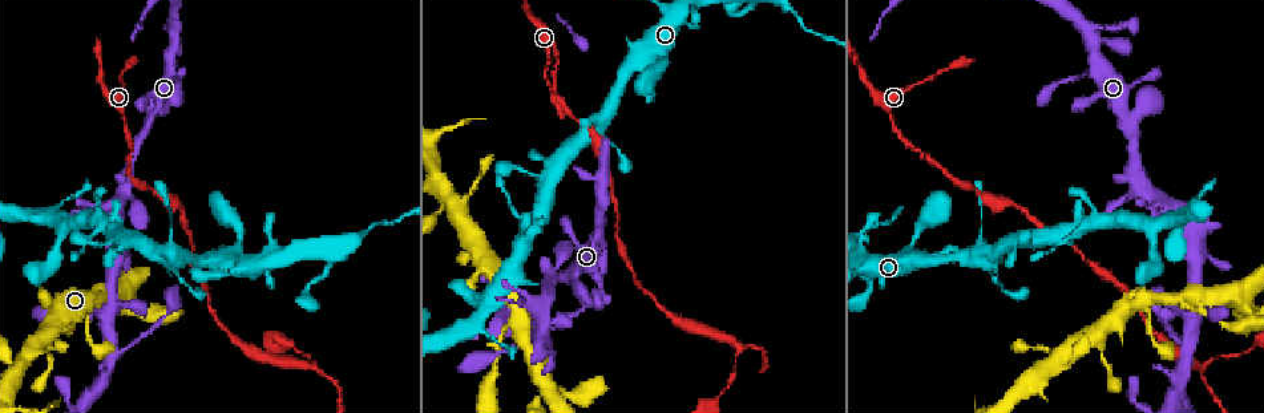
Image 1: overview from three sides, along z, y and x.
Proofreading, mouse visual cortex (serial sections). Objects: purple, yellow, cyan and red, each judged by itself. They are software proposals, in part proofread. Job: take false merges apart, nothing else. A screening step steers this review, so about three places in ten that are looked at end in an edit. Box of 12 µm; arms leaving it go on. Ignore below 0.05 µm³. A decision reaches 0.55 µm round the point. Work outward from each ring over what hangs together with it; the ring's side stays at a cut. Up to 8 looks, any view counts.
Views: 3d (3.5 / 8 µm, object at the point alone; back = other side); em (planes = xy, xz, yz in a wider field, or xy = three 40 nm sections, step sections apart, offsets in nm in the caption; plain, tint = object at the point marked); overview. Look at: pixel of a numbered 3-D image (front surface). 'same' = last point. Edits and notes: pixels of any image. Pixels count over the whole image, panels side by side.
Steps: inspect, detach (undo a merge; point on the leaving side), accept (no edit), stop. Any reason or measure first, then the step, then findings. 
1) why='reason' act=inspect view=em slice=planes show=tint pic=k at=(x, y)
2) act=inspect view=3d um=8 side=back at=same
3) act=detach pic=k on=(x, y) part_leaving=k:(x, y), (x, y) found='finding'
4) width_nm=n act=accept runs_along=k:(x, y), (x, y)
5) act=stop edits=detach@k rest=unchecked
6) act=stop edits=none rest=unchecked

why='thick turns thin' act=inspect view=3d um=3.5 side=back pic=1 at=(369, 231)

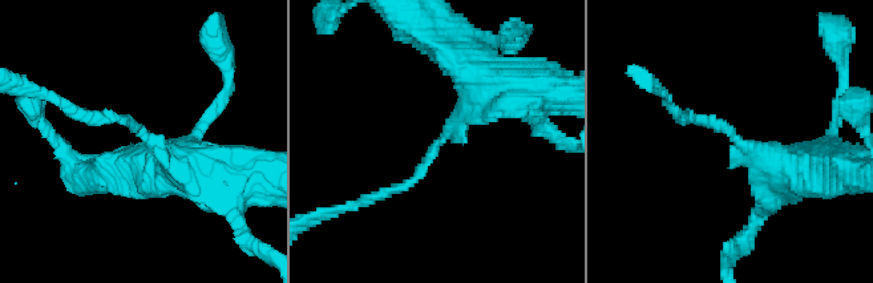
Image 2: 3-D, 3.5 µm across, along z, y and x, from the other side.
act=inspect view=em slice=xy step=1 show=tint pic=2 at=(140, 131)

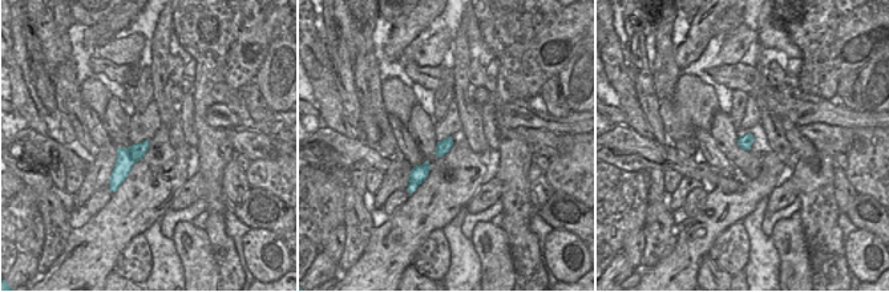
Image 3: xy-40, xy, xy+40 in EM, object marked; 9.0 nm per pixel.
arm_widths_nm=150,500 act=detach pic=2 on=(692, 118) found='a second cell is stuck on'

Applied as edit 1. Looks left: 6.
why='branch point' act=inspect view=3d um=3.5 pic=1 at=(314, 366)

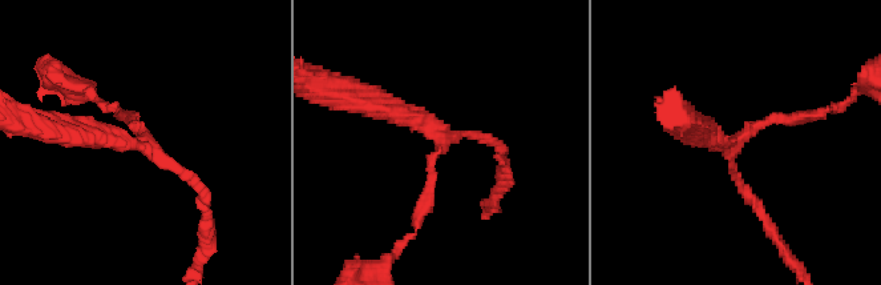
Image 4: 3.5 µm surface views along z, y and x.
arms=3 arm_widths_nm=100,150,300 why='need the tissue' act=inspect view=em slice=xy step=1 show=plain pic=4 at=(142, 147)

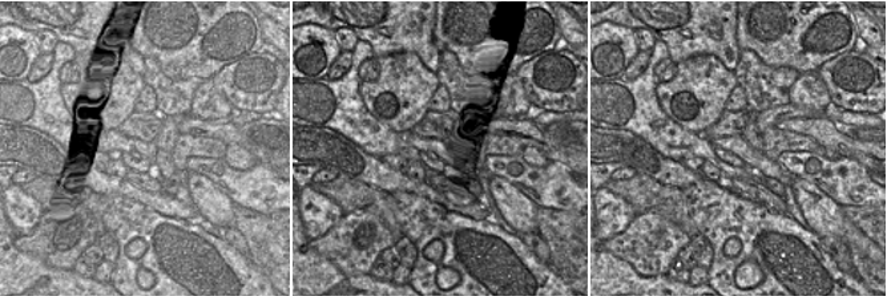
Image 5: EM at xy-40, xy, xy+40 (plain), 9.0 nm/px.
act=inspect view=em slice=xy step=1 show=tint at=same

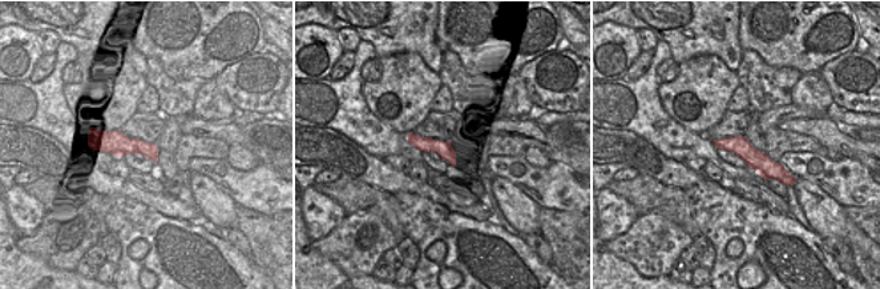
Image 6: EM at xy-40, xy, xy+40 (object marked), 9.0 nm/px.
act=accept found='all the same cell'

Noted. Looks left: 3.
why='thin arm on a thick one' act=inspect view=3d um=3.5 pic=1 at=(1187, 350)

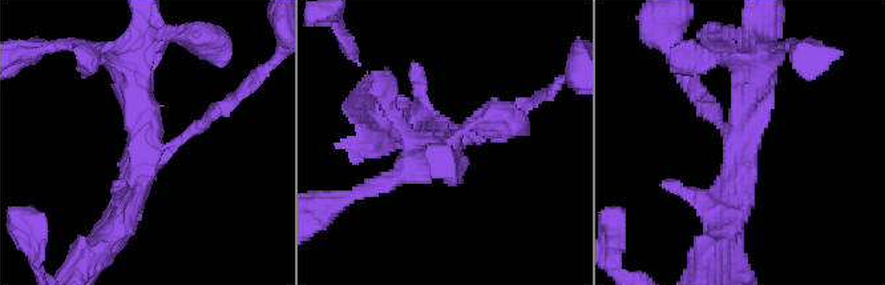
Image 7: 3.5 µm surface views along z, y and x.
arms=3 arm_widths_nm=150,350,400 act=inspect view=em slice=xy step=1 show=tint pic=7 at=(740, 147)

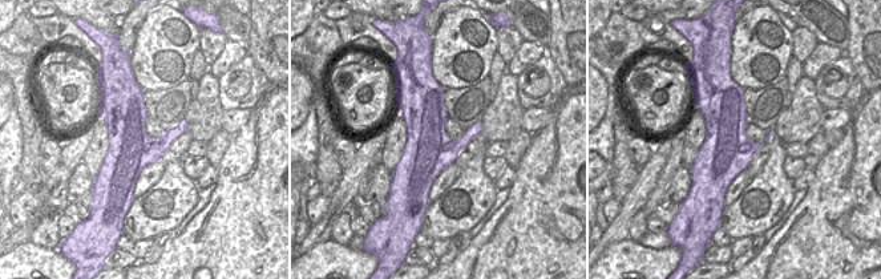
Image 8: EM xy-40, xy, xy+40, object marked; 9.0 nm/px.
width_nm=440 act=accept runs_along=7:(759, 67), (726, 231) found='one cell here'

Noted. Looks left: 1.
act=stop edits=detach@2 rest=unchecked

